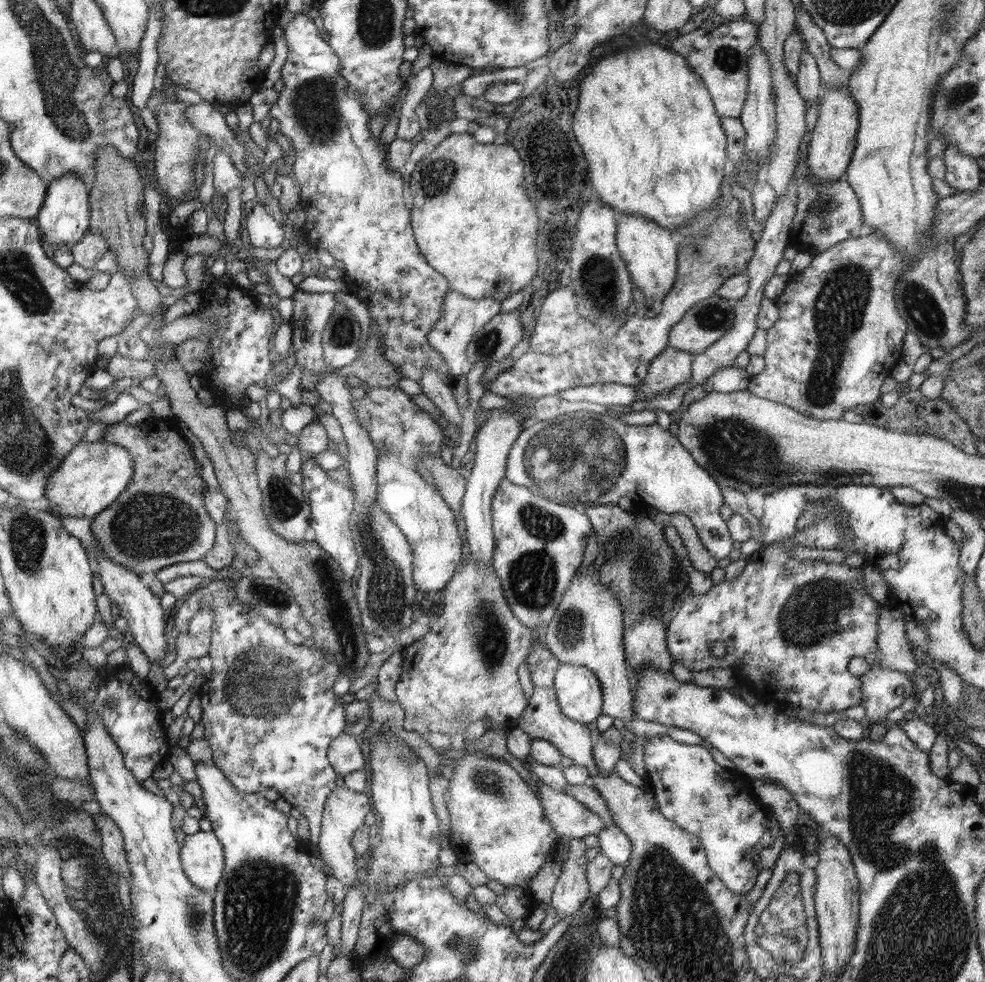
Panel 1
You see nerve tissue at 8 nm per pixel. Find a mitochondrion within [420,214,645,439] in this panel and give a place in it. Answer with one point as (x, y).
(600, 278)

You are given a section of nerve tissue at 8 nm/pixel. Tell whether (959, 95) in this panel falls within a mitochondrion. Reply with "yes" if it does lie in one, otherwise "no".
yes

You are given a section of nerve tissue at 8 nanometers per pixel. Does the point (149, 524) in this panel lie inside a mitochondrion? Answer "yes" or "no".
yes

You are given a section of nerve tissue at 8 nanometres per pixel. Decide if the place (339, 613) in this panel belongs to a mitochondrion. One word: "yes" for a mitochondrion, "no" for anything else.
yes

